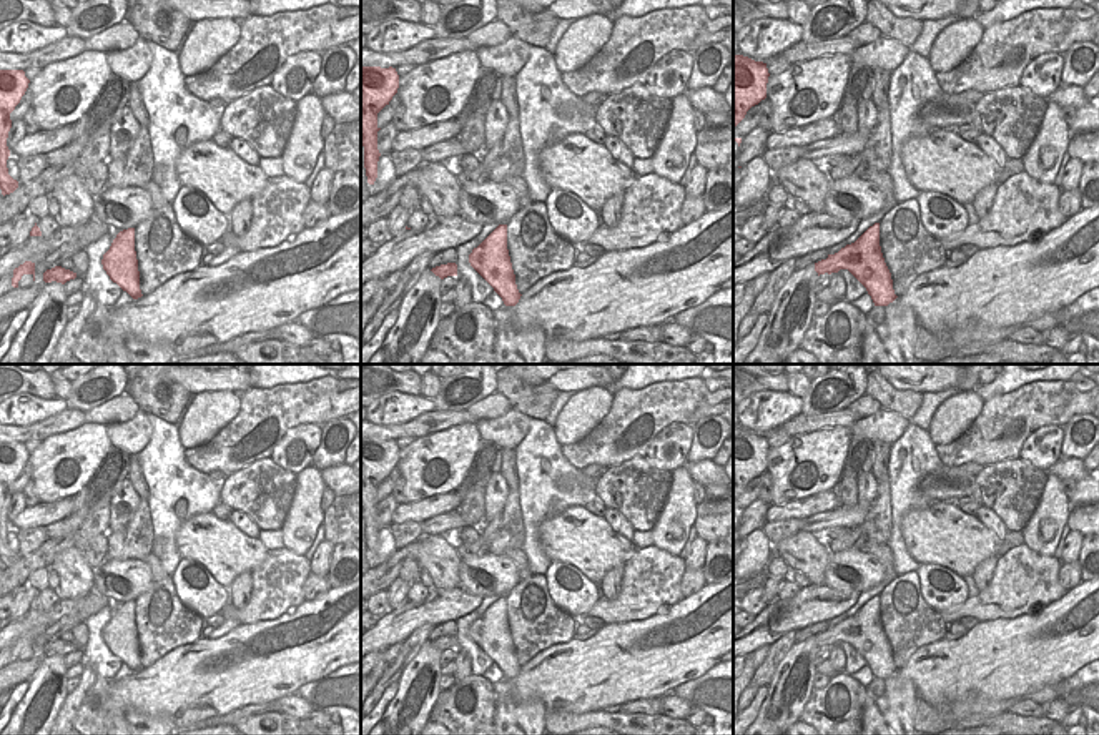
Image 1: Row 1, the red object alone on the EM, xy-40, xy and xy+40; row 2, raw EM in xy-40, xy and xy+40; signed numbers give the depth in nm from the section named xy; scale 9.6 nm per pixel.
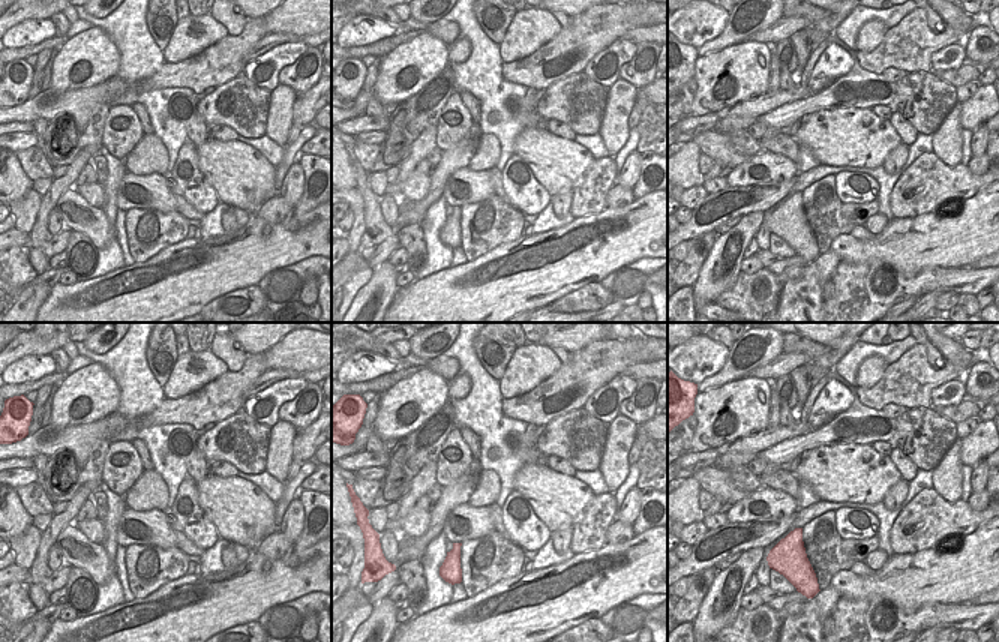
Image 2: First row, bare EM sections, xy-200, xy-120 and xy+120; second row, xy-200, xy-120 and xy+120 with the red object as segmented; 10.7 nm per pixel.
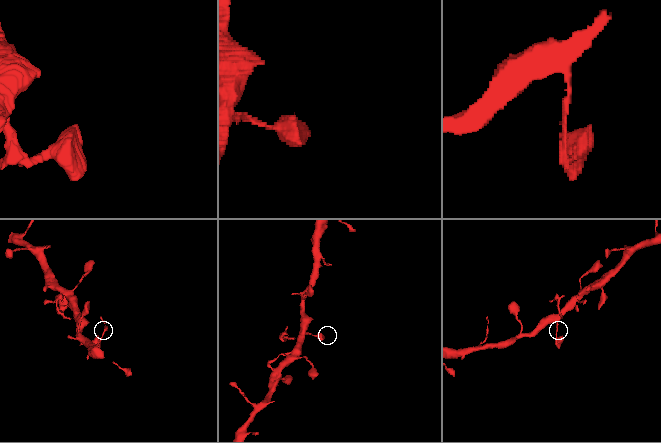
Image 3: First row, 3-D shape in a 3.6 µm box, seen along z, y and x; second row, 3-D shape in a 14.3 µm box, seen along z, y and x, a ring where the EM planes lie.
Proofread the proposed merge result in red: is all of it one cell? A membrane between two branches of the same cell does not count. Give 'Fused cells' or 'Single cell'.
Single cell

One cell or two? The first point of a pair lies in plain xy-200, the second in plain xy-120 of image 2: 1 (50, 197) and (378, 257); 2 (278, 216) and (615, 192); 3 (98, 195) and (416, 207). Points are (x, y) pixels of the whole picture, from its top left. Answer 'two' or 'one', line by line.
1: two
2: one
3: two

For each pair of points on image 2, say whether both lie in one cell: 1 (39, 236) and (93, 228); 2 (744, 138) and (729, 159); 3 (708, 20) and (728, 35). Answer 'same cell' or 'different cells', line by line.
1: different cells
2: different cells
3: different cells

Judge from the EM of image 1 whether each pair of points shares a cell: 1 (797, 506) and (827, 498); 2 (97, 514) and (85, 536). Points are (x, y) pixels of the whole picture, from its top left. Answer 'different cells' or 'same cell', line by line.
1: same cell
2: same cell

